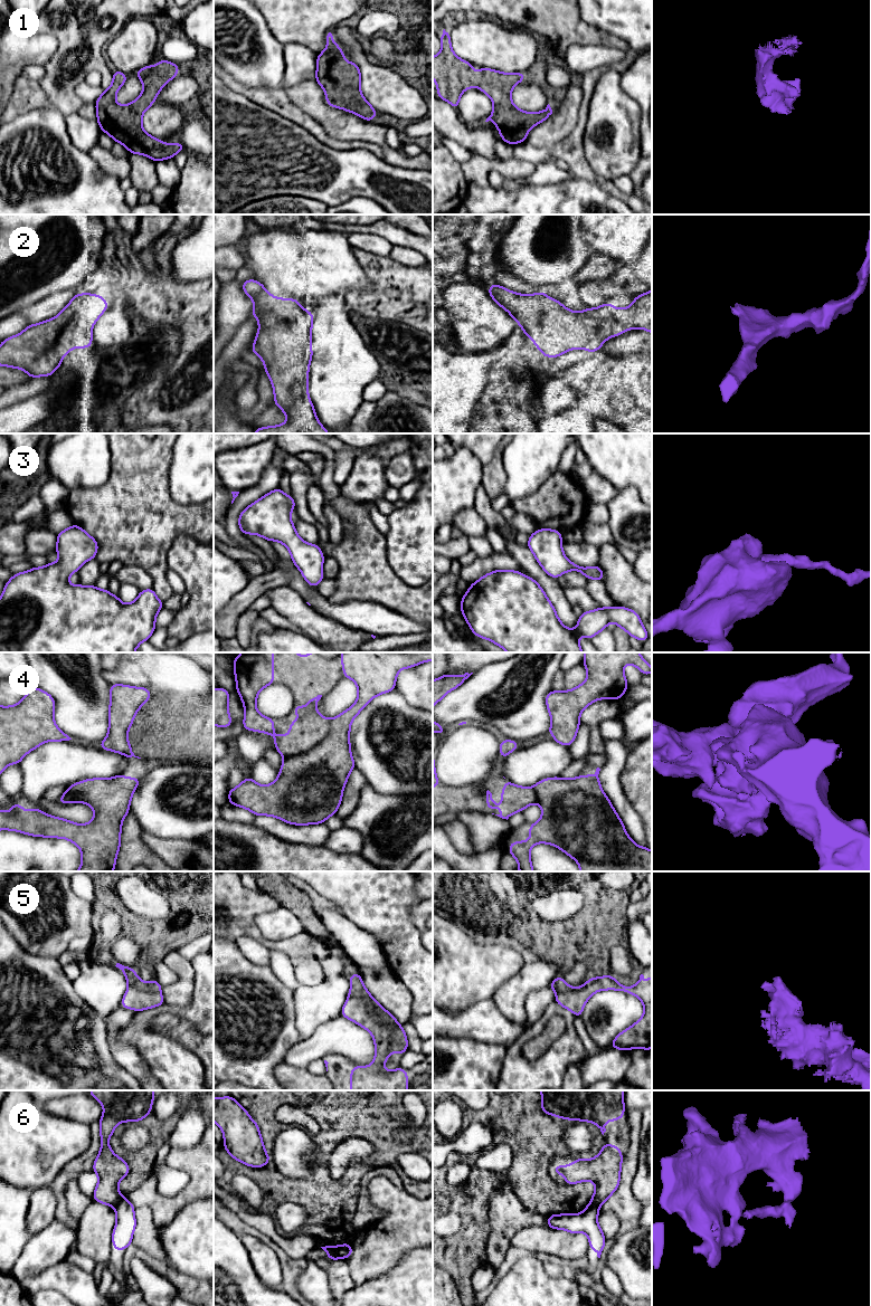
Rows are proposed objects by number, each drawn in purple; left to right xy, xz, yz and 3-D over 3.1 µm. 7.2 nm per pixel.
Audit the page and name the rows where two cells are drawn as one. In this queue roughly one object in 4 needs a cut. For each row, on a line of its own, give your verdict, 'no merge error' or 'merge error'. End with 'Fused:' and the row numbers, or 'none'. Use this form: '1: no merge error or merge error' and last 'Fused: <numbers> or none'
1: no merge error
2: no merge error
3: no merge error
4: no merge error
5: no merge error
6: no merge error
Fused: none

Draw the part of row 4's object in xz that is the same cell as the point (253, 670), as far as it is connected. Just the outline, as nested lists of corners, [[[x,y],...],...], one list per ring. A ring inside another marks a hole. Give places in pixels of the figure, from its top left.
[[[242,652],[233,660],[237,685],[236,692],[242,697],[245,708],[243,728],[272,735],[275,741],[274,750],[284,756],[284,761],[278,776],[273,783],[259,785],[249,776],[244,779],[238,787],[229,790],[228,801],[230,804],[247,809],[255,816],[272,816],[291,824],[304,826],[323,823],[329,817],[337,813],[342,801],[342,793],[349,774],[356,769],[350,749],[350,726],[353,718],[372,698],[396,688],[396,677],[399,670],[433,660],[433,652],[342,652],[340,656],[343,676],[351,678],[358,686],[357,702],[330,721],[316,712],[316,705],[322,695],[318,695],[316,697],[311,696],[310,703],[306,706],[293,706],[292,711],[300,716],[300,719],[290,723],[288,735],[275,735],[274,718],[263,716],[256,708],[258,693],[264,687],[274,684],[274,652]]]

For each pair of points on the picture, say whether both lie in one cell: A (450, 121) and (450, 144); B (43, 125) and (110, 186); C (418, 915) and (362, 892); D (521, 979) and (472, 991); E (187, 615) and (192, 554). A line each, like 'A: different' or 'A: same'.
A: different
B: same
C: different
D: different
E: same

